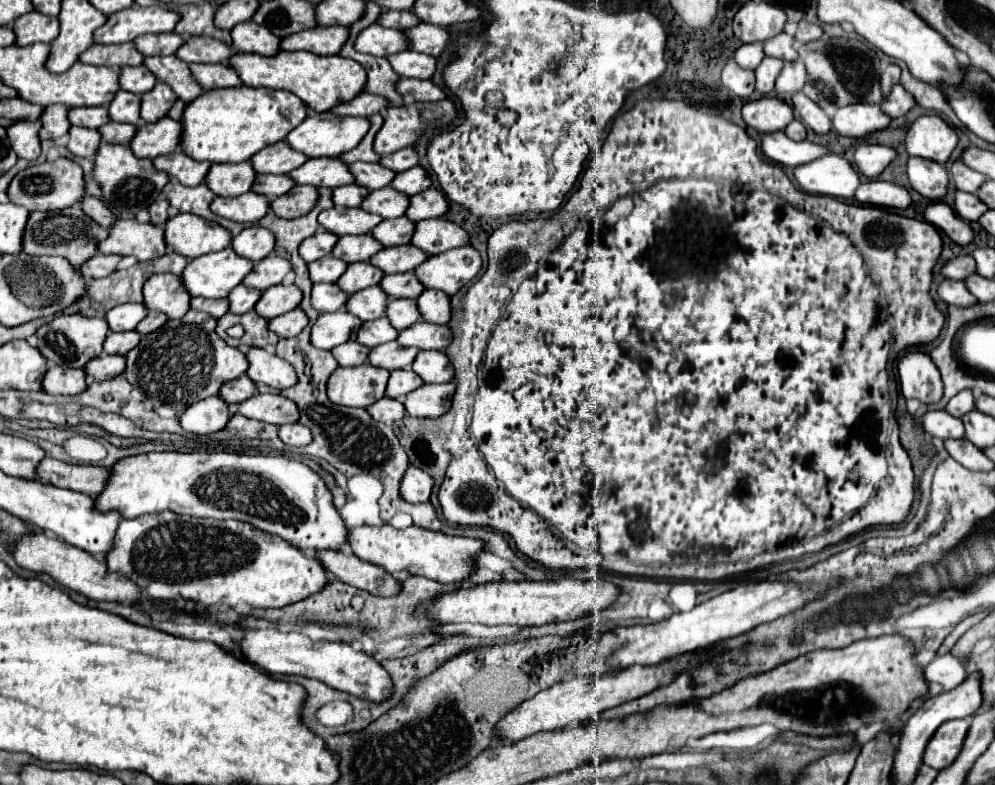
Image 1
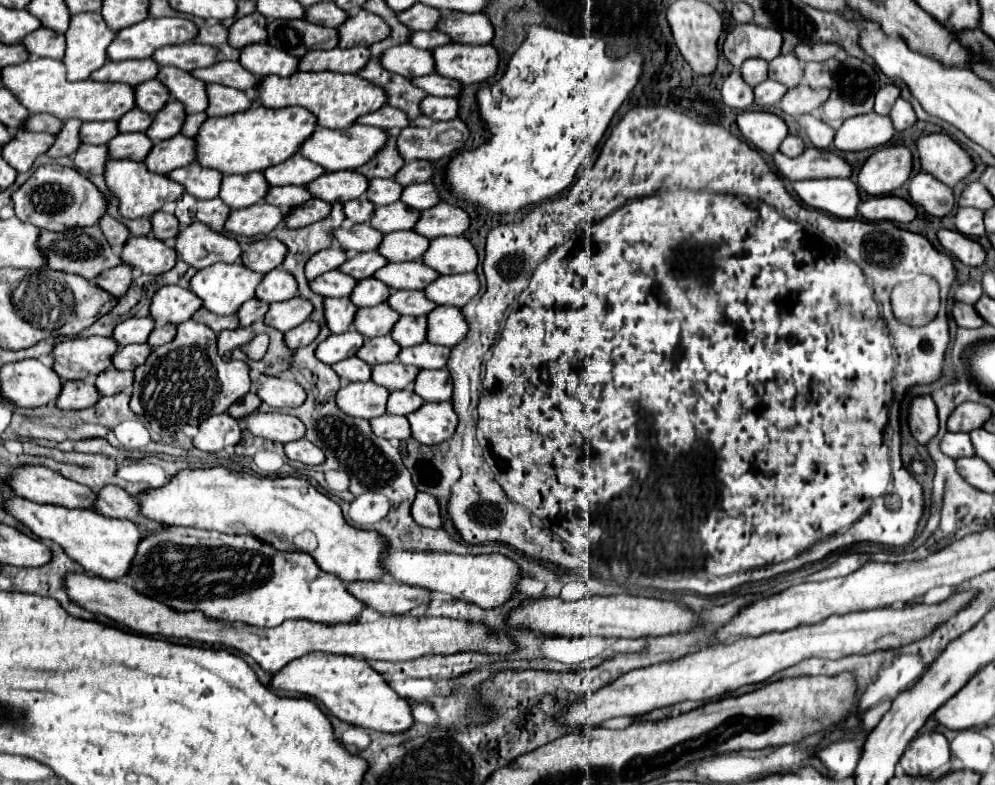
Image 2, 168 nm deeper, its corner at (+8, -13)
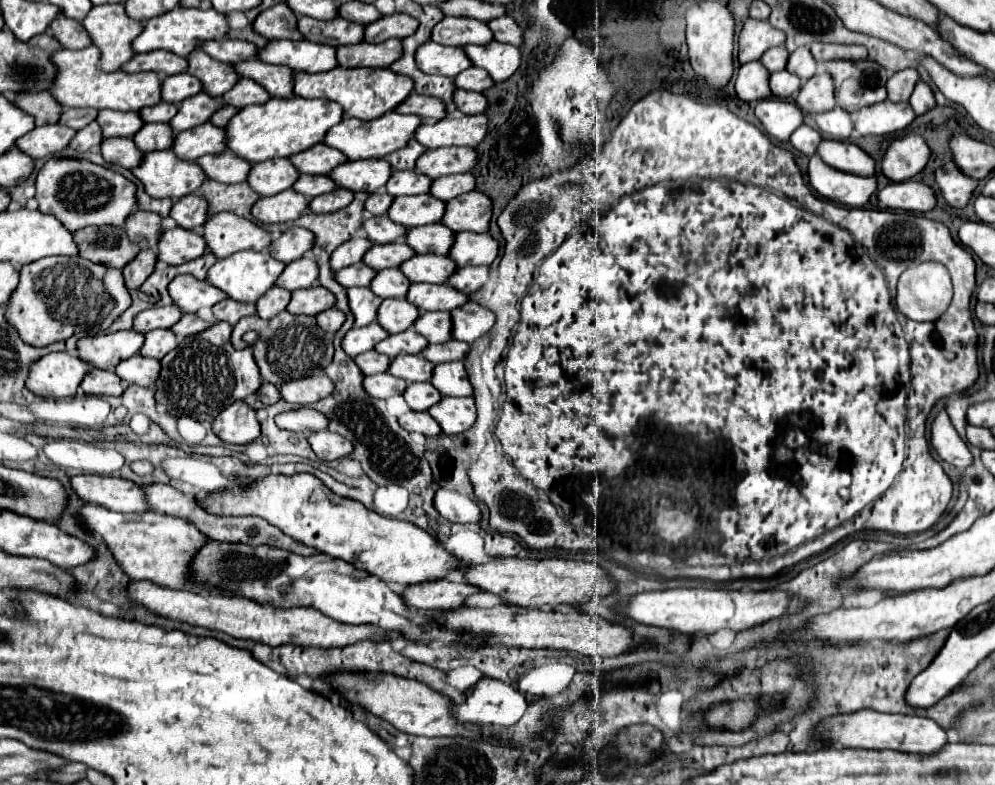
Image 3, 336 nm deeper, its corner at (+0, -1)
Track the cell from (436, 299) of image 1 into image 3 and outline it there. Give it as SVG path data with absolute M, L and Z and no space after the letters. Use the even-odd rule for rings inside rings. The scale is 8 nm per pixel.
M465 302L461 308L451 312L451 334L455 340L463 340L473 344L479 336L483 336L495 324L495 314L475 302Z

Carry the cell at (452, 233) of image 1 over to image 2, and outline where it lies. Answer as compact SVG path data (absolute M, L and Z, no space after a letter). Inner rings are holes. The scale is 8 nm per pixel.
M441 236L431 240L423 262L439 274L463 274L475 272L479 256L475 246L463 236Z

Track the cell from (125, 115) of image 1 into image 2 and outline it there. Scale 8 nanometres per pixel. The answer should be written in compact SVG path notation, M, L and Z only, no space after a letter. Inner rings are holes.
M133 108L117 124L119 124L119 132L147 132L147 128L151 126L151 120L153 120L151 114L139 108Z

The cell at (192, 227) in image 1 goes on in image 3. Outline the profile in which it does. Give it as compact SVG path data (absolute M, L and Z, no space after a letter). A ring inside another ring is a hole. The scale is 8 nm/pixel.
M231 212L209 216L203 224L203 238L217 258L225 258L237 250L263 250L271 242L271 236L263 228Z

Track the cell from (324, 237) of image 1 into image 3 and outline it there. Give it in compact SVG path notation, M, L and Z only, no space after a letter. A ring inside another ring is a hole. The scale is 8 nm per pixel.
M355 236L355 238L347 240L345 244L341 244L339 248L333 250L333 254L329 258L329 266L333 270L337 270L337 268L357 264L363 258L363 252L367 252L367 248L371 248L371 242L363 236Z

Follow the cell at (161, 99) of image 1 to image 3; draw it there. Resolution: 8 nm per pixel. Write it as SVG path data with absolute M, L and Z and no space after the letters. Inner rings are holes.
M199 92L195 96L185 98L179 104L177 114L169 120L169 126L173 128L175 134L189 130L193 126L199 126L203 122L207 122L211 118L211 114L219 108L219 102L211 96L207 96L205 92Z

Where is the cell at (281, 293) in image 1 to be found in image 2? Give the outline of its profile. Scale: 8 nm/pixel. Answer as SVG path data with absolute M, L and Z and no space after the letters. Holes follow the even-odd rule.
M295 296L287 302L275 302L271 304L269 312L265 314L265 324L289 332L291 328L303 324L313 312L313 304L309 300L303 300L301 296Z

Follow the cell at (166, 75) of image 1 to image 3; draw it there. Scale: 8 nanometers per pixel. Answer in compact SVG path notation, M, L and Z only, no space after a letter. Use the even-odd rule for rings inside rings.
M193 50L187 56L187 64L189 64L187 72L191 76L199 78L203 84L203 92L207 92L213 98L223 96L223 92L231 90L235 86L235 82L239 80L239 76L235 74L231 64L217 62L201 50Z

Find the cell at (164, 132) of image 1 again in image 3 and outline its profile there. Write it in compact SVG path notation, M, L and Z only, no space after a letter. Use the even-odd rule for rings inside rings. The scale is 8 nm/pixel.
M205 122L201 126L195 126L191 130L179 132L173 140L171 150L181 160L197 160L205 154L219 154L223 152L223 128L213 126L211 122Z

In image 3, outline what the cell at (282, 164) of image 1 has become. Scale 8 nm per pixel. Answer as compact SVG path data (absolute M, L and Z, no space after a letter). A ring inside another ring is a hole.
M315 144L305 152L293 154L289 160L303 174L329 174L335 166L343 164L347 156L325 144Z

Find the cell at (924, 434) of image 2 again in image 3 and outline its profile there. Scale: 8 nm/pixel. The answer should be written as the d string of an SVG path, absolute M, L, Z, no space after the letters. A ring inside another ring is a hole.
M939 410L931 424L931 446L945 462L957 468L967 468L973 462L971 452L955 432L945 410Z

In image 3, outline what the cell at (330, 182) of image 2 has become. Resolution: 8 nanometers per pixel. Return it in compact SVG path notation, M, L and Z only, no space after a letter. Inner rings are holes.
M347 160L339 168L331 170L331 180L351 192L375 192L387 184L391 176L391 166L385 160Z

